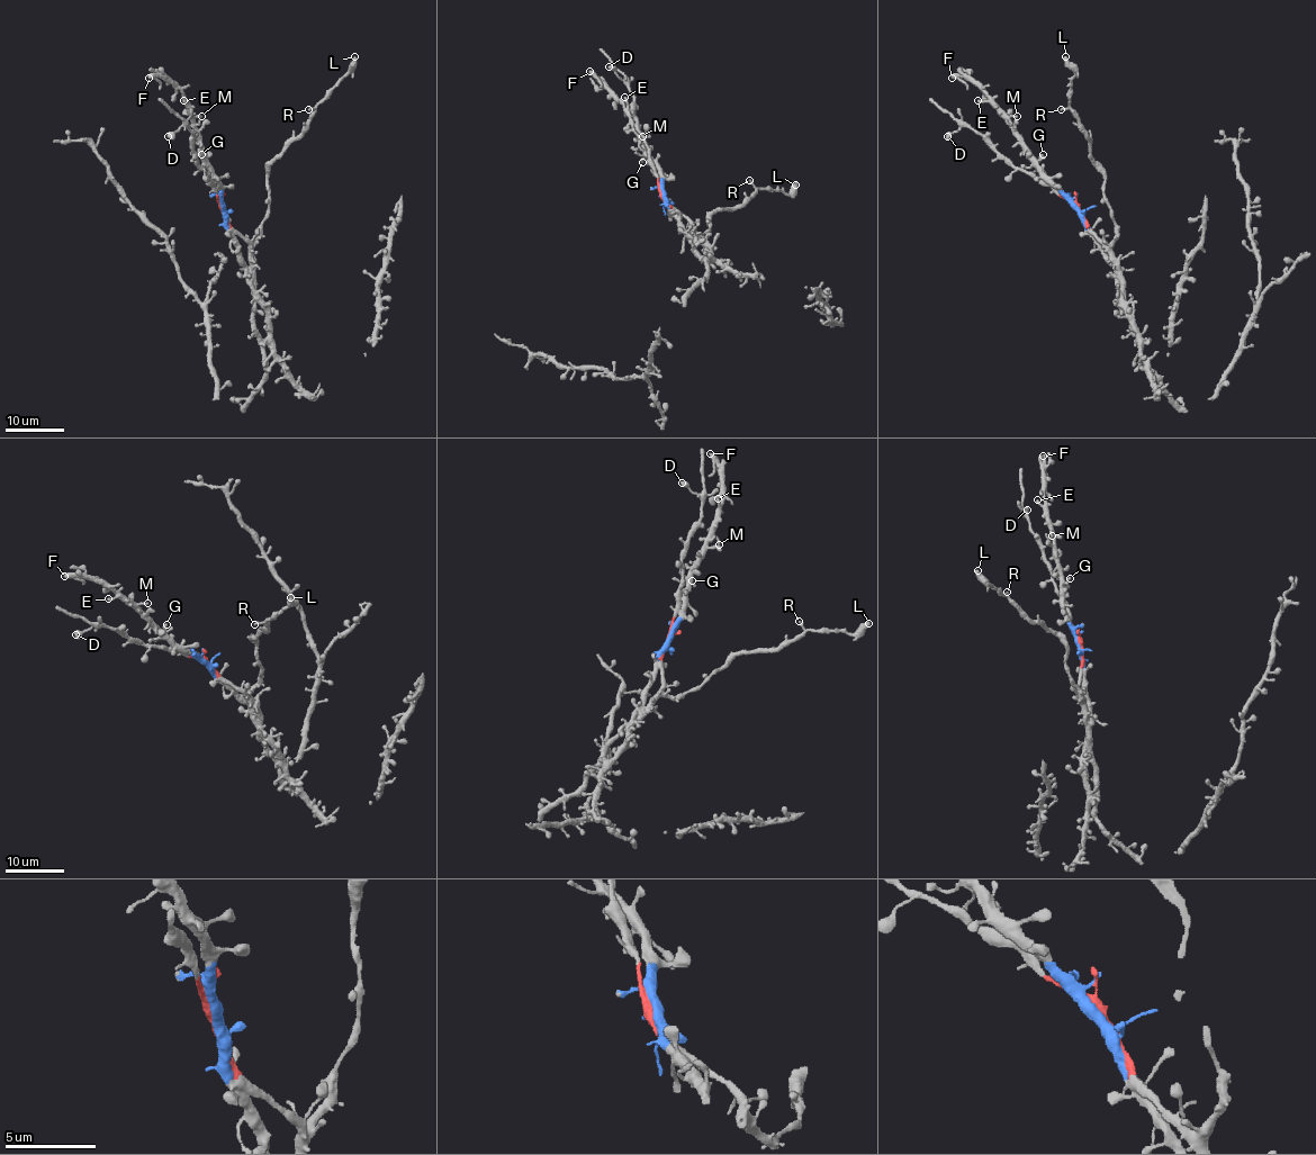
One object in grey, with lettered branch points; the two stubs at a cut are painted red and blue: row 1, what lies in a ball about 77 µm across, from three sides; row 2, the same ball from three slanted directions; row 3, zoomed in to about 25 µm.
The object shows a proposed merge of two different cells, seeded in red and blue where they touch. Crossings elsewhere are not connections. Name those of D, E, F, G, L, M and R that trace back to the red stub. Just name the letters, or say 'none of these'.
D, L, R

